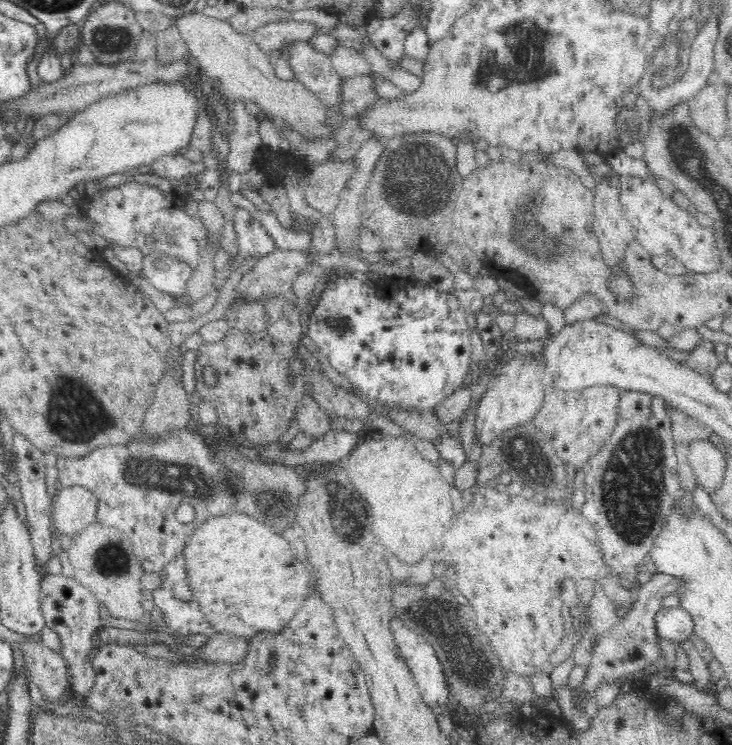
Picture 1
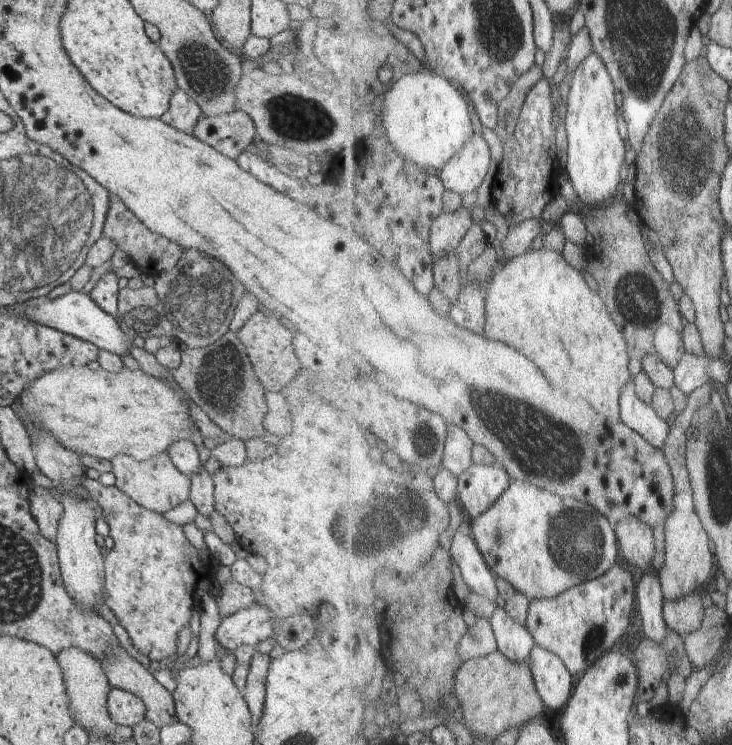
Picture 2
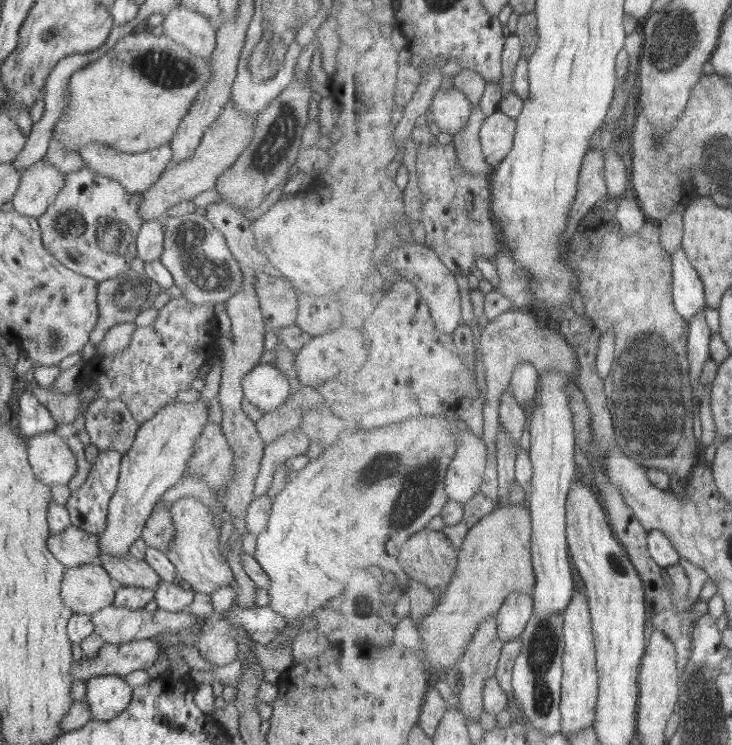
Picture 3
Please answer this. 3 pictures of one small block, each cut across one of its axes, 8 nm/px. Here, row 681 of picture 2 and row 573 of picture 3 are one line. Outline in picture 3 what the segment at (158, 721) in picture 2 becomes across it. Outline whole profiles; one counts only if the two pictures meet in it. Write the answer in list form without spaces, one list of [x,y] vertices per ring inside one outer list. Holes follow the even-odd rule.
[[[98,554],[95,564],[100,565],[110,578],[117,580],[123,587],[141,587],[154,591],[161,581],[143,559],[130,555],[114,558],[107,554]]]

